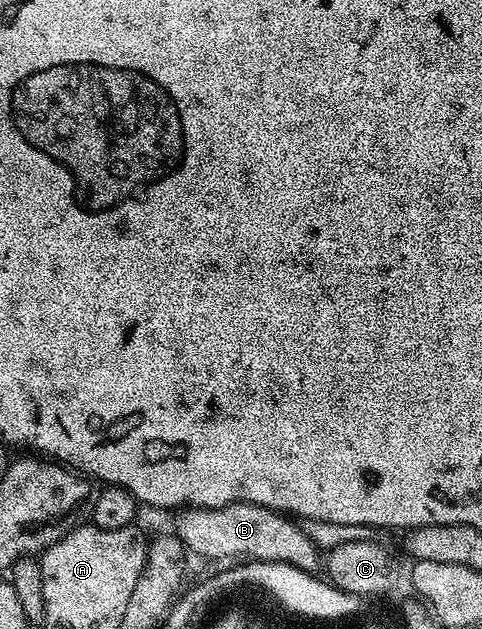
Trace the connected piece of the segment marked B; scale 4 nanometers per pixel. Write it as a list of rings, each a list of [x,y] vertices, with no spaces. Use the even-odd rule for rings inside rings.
[[[233,503],[227,507],[188,507],[177,512],[178,520],[172,527],[183,548],[194,555],[203,555],[206,559],[230,559],[233,555],[242,555],[243,560],[260,563],[287,563],[301,571],[317,572],[320,552],[318,546],[306,536],[305,530],[283,512],[273,511],[251,503]]]

